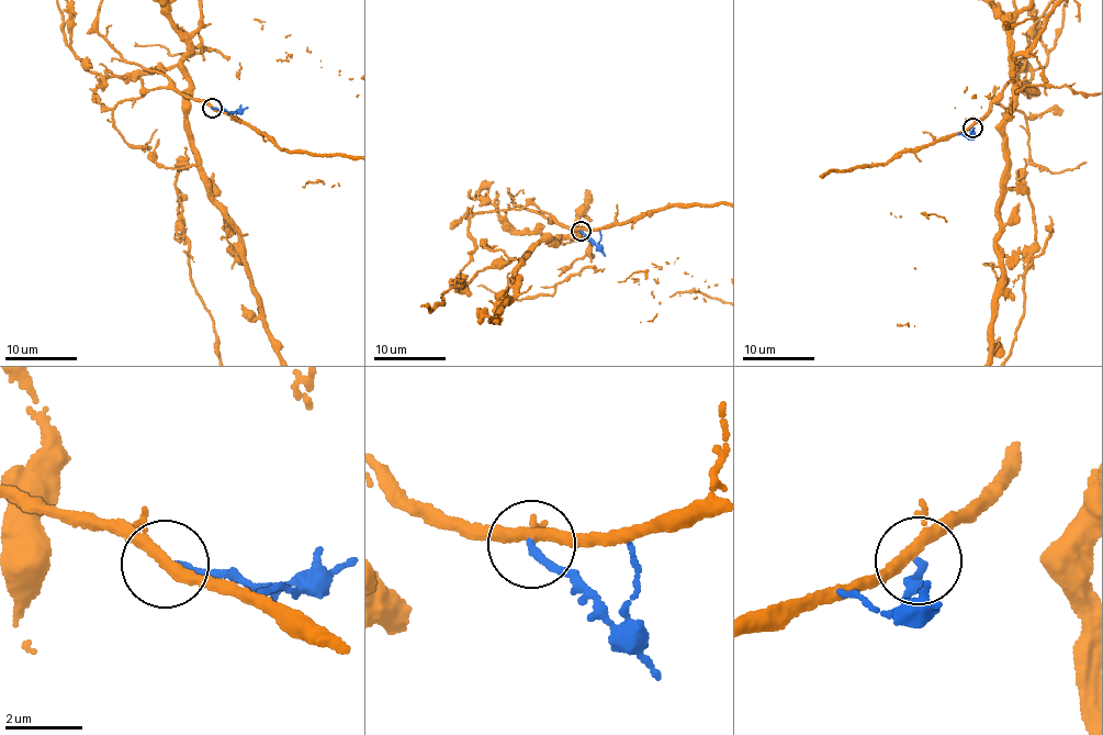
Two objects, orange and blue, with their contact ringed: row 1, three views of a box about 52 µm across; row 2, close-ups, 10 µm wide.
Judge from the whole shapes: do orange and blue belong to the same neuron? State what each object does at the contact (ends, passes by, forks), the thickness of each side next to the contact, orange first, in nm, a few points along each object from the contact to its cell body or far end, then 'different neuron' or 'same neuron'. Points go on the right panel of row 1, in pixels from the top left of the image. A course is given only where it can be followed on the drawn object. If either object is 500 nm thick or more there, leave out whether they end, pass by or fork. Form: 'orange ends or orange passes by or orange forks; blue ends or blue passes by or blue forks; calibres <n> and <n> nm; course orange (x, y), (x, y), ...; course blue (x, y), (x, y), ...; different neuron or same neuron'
orange forks; blue ends; calibres 240 and 190 nm; course blue (972, 126), (969, 131), (972, 136), (957, 132); different neuron

